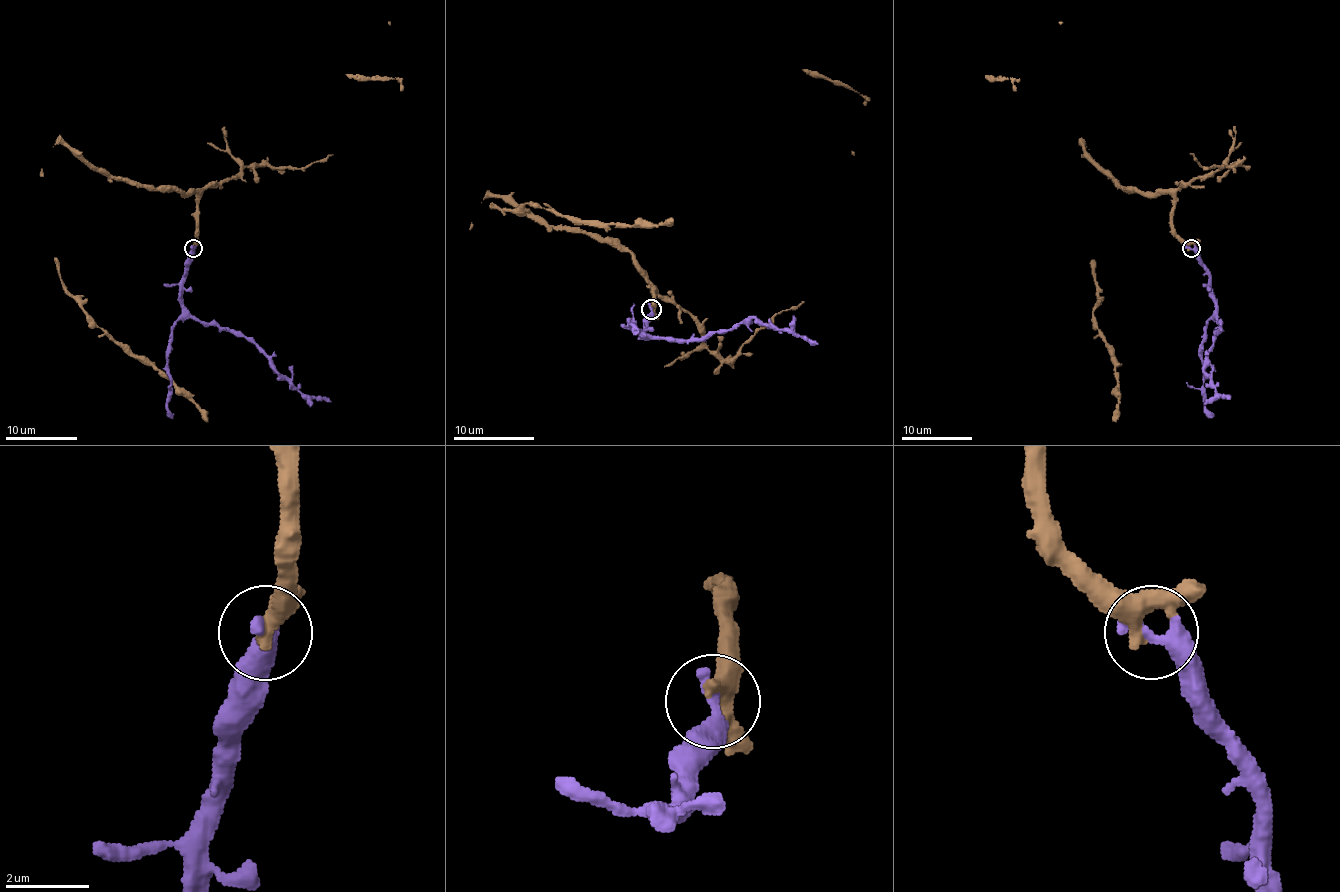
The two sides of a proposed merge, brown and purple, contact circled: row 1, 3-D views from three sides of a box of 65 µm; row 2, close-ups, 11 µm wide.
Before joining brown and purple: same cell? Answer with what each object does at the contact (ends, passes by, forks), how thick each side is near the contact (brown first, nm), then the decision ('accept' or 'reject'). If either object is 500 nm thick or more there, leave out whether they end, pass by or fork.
calibres 280 and 500 nm; accept

